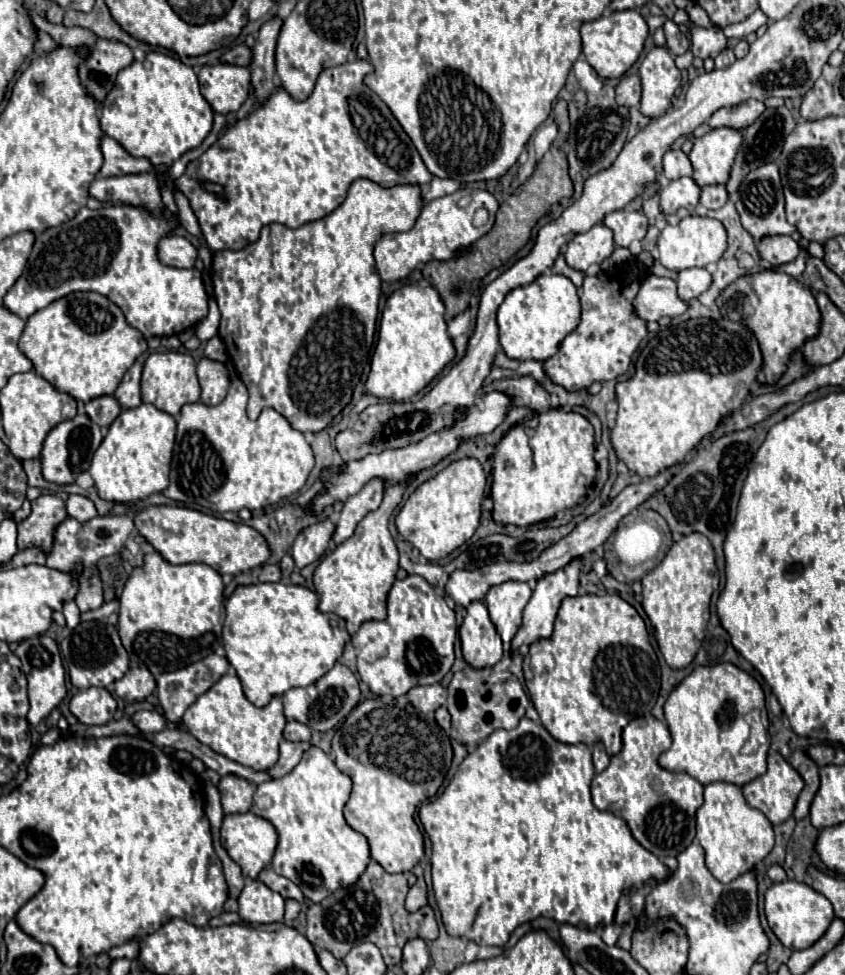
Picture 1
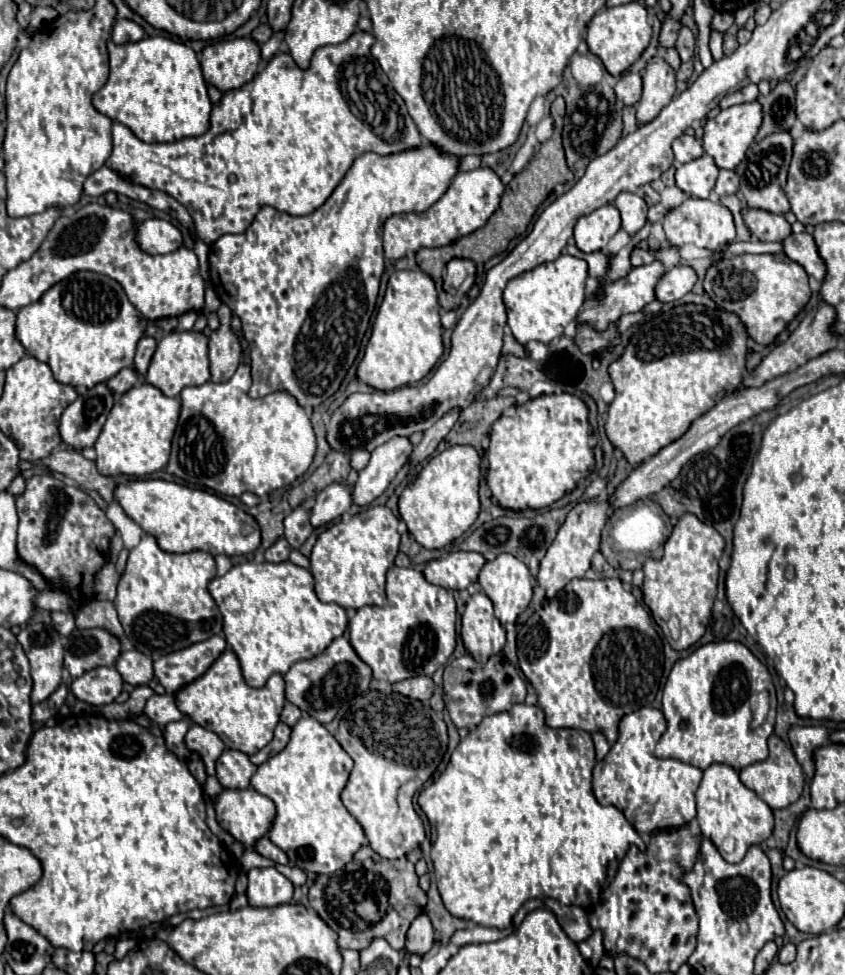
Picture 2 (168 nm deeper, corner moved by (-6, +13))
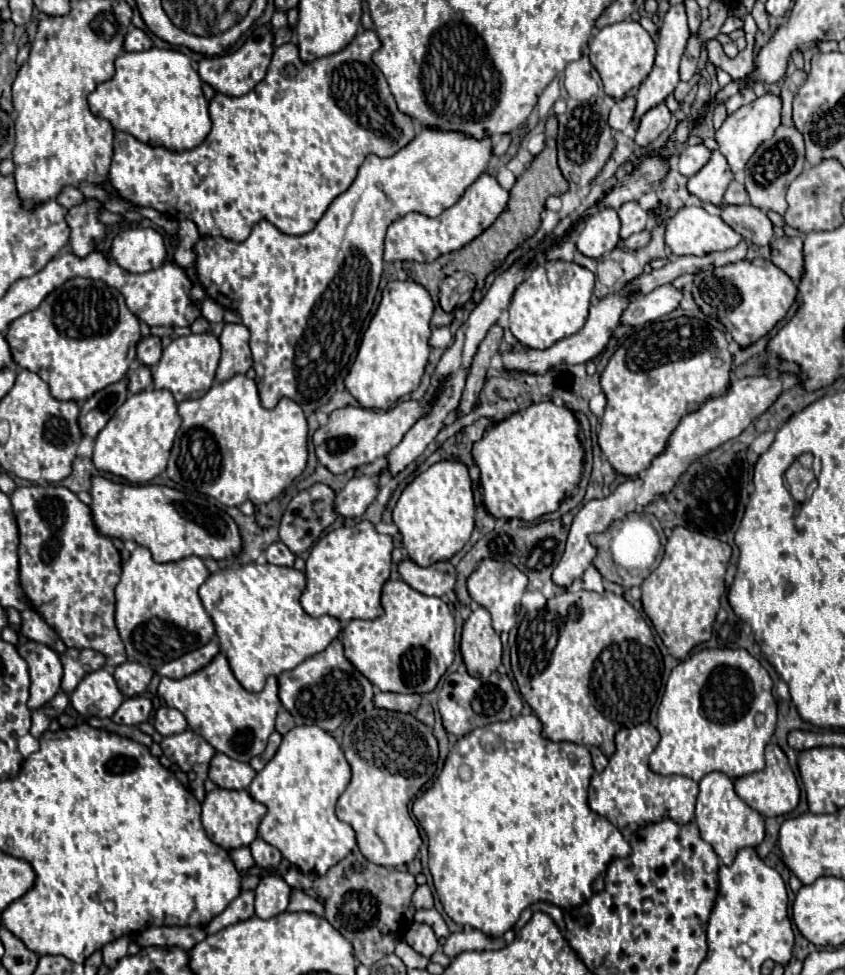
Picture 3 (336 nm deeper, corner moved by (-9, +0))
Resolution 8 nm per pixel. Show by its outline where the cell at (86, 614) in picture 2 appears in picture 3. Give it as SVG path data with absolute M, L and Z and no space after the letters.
M218 653L206 667L182 679L162 677L158 695L186 717L192 731L202 735L218 753L236 761L250 761L250 757L264 751L280 709L276 677L268 677L260 693L250 693L236 681L224 653Z

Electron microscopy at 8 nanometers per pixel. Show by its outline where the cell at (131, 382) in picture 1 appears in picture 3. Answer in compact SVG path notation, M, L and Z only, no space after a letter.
M148 335L138 343L138 361L142 365L154 367L162 357L162 341L156 335Z

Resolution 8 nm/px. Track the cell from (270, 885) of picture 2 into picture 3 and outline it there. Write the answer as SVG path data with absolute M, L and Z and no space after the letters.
M264 877L256 887L256 915L270 919L286 911L290 901L290 887L280 877Z

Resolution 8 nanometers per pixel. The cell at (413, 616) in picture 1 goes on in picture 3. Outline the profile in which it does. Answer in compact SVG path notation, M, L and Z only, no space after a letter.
M386 581L382 589L384 615L372 621L350 621L340 641L346 659L380 691L430 693L454 661L454 617L440 597L428 597L404 581Z

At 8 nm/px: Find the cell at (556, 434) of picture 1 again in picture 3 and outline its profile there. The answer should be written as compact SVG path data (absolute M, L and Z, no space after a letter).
M552 401L532 403L524 411L494 423L472 447L474 463L480 467L484 507L494 517L534 521L560 507L582 475L584 451L578 441L578 421L572 411Z

